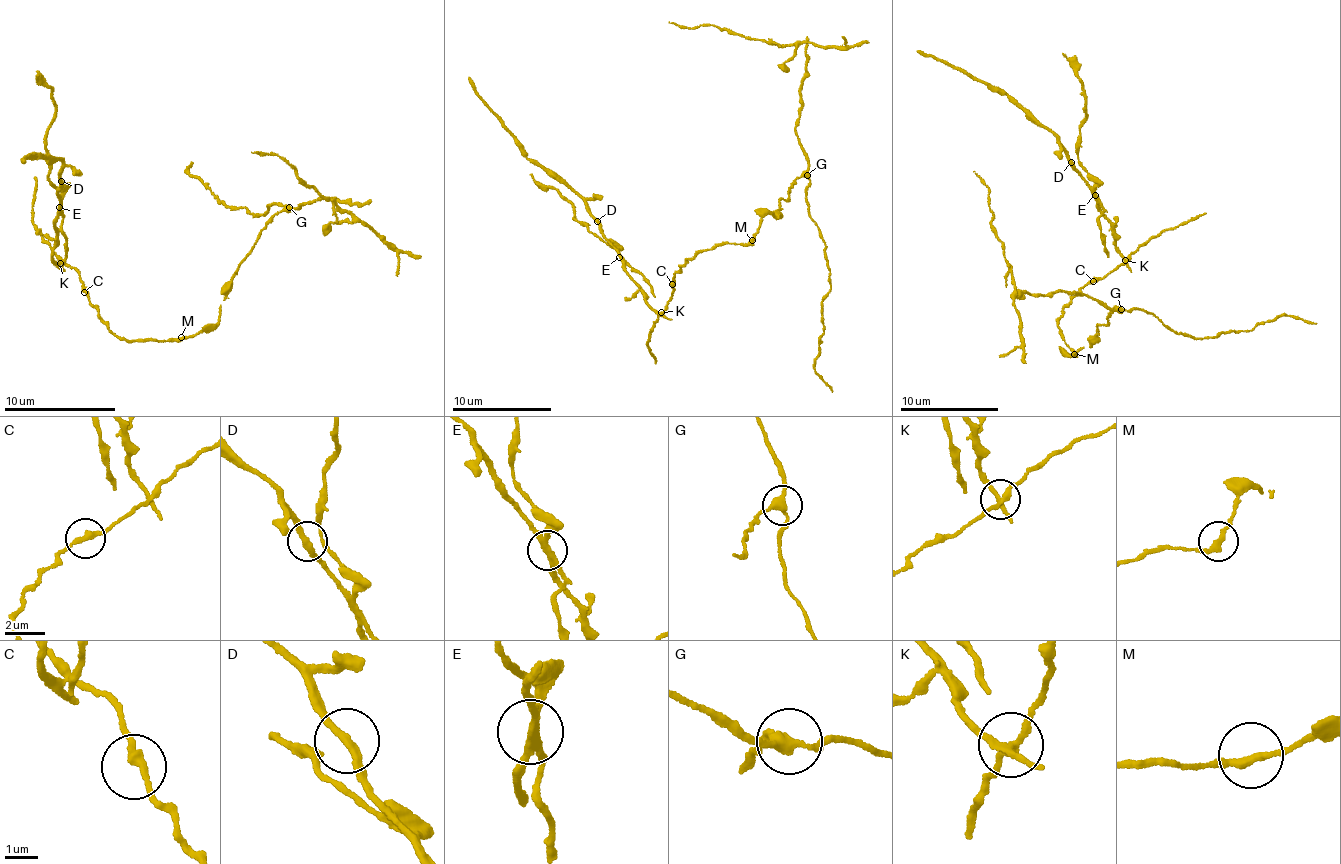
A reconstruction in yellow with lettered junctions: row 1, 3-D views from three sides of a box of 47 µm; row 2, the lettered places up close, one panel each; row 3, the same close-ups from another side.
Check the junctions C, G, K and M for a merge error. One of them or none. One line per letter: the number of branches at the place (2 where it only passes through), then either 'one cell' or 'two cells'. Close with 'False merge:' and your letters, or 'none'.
C: 2 branches meet; one cell
G: 3 branches meet; one cell
K: 4 branches meet; two cells
M: 2 branches meet; one cell
False merge: K

